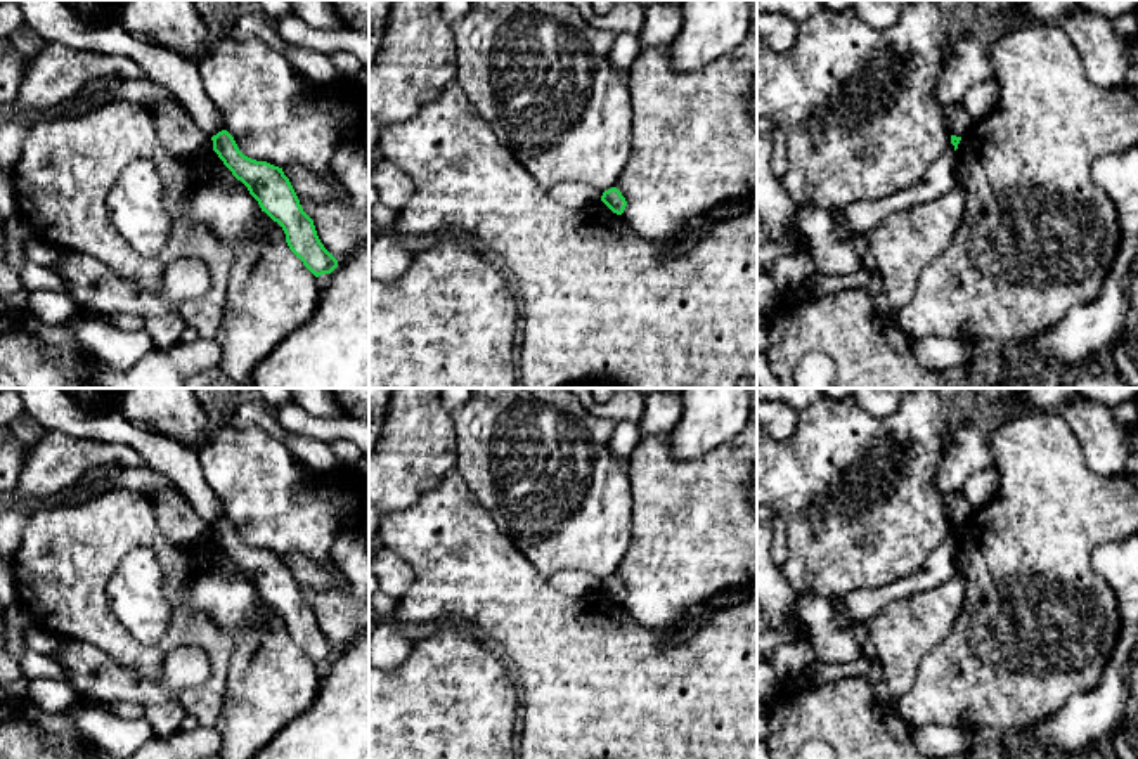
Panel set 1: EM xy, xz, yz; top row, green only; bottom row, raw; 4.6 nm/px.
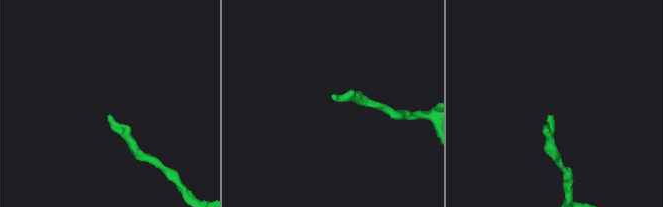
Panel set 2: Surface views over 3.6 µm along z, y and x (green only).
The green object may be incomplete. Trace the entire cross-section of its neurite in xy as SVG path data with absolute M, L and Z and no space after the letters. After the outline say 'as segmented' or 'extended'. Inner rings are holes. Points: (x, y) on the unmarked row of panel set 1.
M227 518L213 523L211 529L213 539L248 575L262 600L282 615L289 638L303 653L315 665L331 662L338 655L338 648L320 631L314 608L303 600L282 556L244 544Z | as segmented

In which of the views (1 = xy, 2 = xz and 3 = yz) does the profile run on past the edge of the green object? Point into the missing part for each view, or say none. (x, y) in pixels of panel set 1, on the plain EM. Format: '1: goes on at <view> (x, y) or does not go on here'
1: does not go on here
2: does not go on here
3: does not go on here

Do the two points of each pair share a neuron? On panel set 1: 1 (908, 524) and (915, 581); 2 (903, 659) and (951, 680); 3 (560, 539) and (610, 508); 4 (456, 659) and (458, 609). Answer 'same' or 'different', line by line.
1: different
2: different
3: same
4: different

